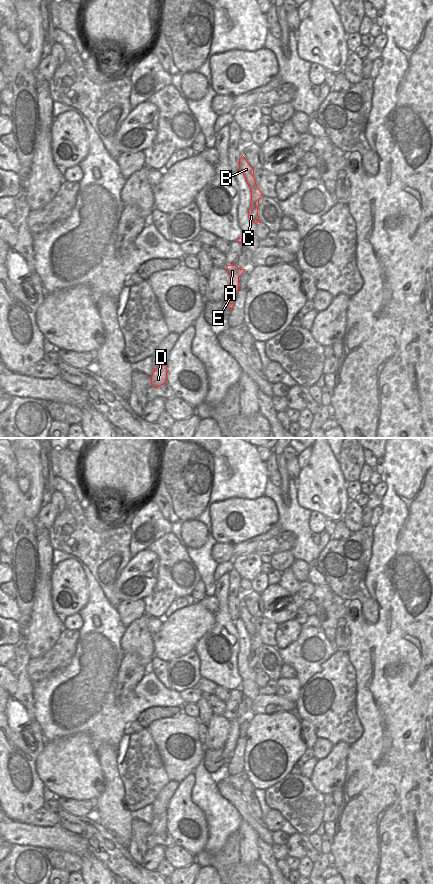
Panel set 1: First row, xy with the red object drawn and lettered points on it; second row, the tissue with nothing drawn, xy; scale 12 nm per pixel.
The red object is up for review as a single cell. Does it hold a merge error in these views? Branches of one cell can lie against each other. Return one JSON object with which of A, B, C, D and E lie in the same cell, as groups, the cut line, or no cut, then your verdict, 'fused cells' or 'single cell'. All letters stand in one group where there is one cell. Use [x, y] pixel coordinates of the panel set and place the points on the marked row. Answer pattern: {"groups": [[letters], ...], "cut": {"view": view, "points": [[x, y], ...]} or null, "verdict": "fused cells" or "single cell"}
{"groups": [["A", "C", "D", "E"], ["B"]], "cut": {"view": "xy", "points": [[257, 187], [250, 189]]}, "verdict": "fused cells"}

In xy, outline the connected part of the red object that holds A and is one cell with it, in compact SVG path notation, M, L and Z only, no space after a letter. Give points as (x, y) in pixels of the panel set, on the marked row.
M235 264L226 265L228 274L230 276L230 282L227 287L227 292L224 296L224 300L227 303L227 307L232 310L234 306L234 301L236 298L236 294L239 290L239 278L245 269L240 269Z

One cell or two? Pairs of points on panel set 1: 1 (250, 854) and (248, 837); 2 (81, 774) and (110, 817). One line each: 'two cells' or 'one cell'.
1: one cell
2: two cells

